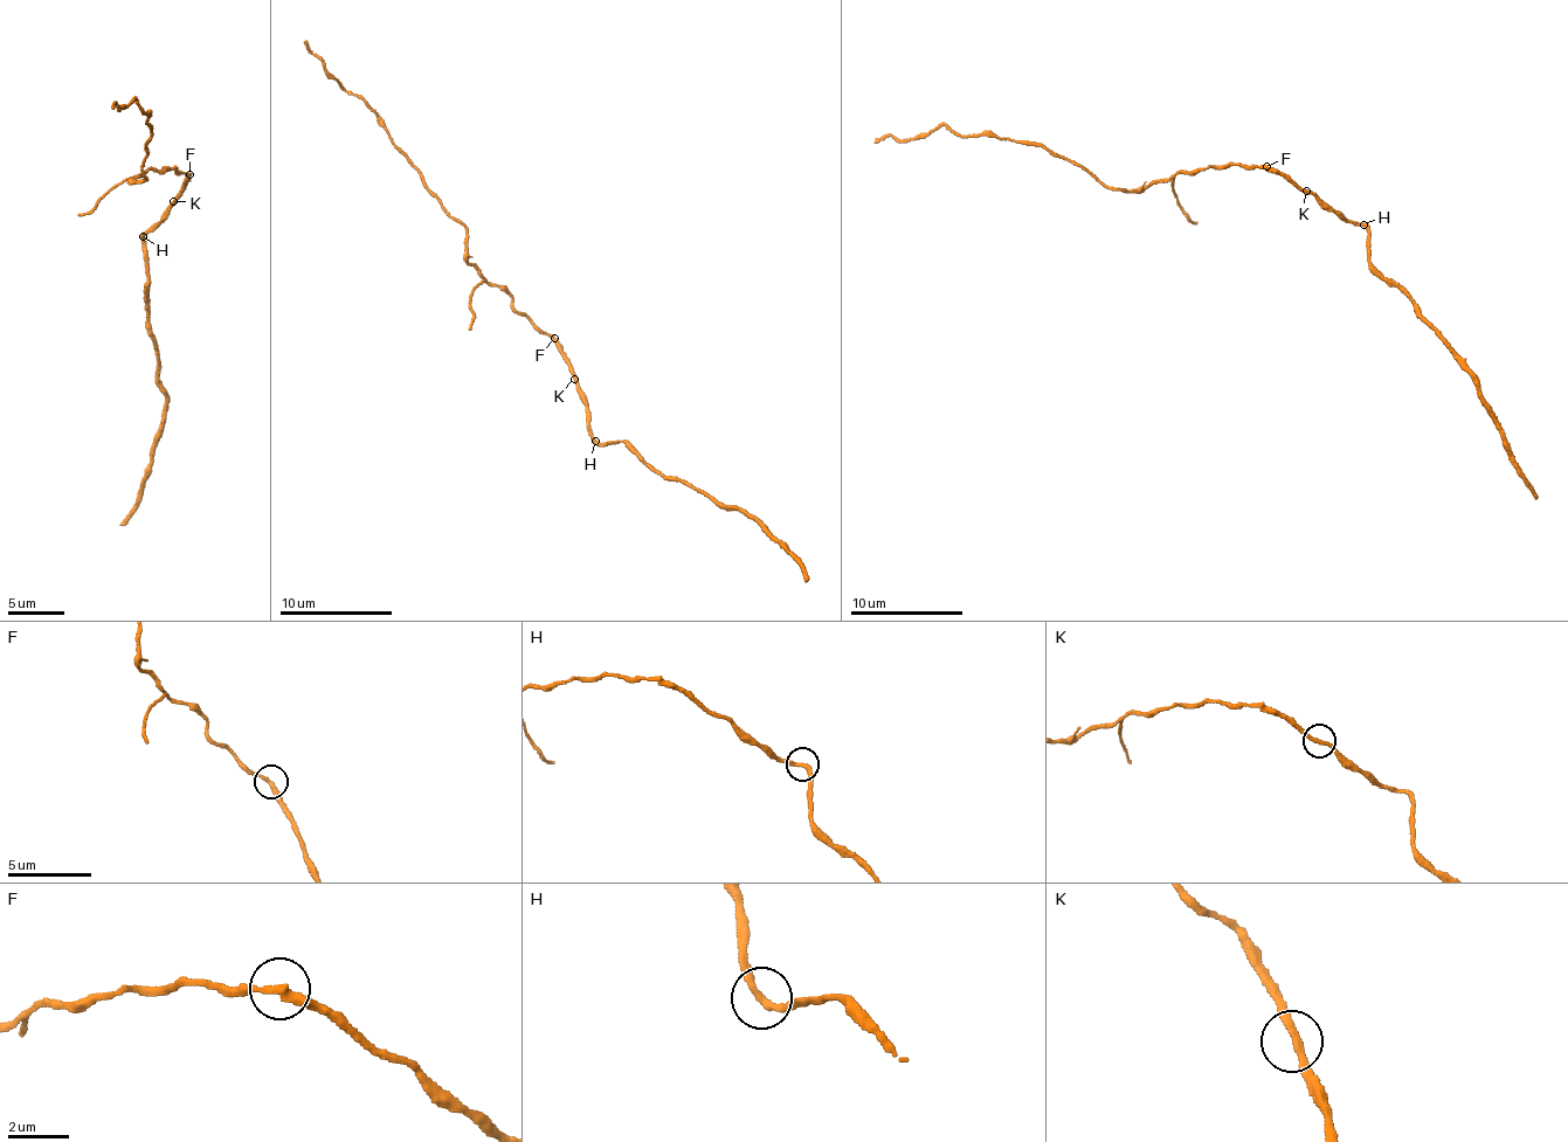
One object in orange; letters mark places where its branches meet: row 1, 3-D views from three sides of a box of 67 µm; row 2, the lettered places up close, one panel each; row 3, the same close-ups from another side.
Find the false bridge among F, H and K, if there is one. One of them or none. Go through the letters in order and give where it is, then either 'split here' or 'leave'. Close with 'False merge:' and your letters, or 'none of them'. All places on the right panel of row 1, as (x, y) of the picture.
F: (1266, 166) | split here
H: (1363, 225) | leave
K: (1306, 191) | leave
False merge: F

